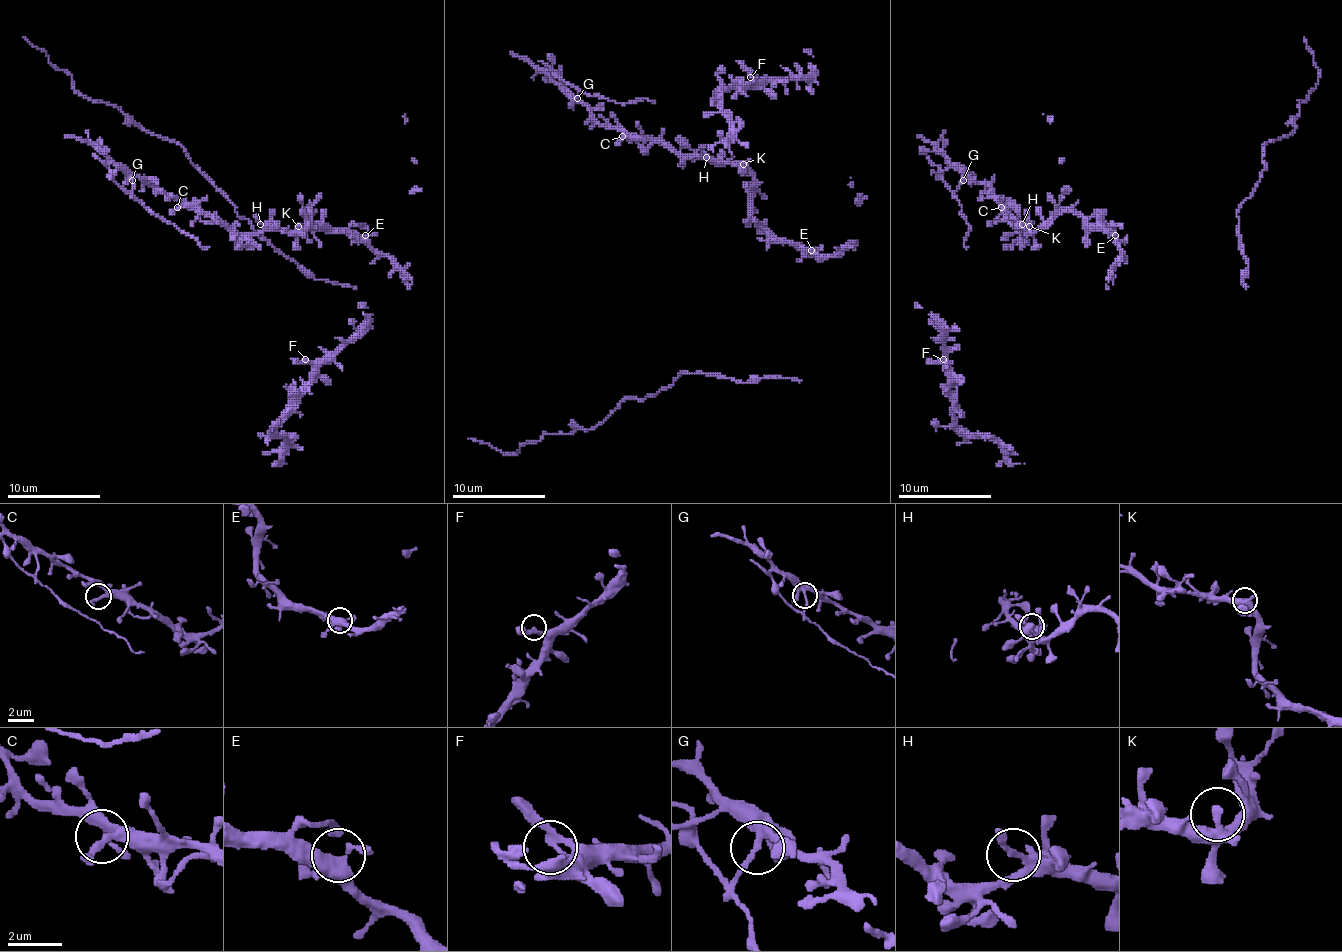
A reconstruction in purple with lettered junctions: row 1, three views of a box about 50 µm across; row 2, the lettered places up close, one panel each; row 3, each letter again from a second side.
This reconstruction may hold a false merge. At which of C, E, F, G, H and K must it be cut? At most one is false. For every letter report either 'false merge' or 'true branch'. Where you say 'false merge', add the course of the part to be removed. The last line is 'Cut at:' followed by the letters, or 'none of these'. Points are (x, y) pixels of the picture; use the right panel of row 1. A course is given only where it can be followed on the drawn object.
C: true branch
E: true branch
F: true branch
G: false merge | (964, 179), (954, 196), (968, 224), (964, 245), (968, 247)
H: true branch
K: true branch
Cut at: G

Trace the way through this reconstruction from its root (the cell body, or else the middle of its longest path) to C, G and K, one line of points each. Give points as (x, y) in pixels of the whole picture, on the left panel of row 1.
C: (372, 263), (377, 256), (363, 242), (321, 231), (307, 212), (300, 231), (232, 233), (207, 214), (177, 207)
G: (372, 263), (377, 256), (363, 242), (321, 231), (307, 212), (300, 231), (232, 233), (151, 184), (132, 179)
K: (372, 263), (377, 256), (363, 242), (344, 233), (321, 231), (307, 212), (307, 224), (300, 231), (298, 226)

